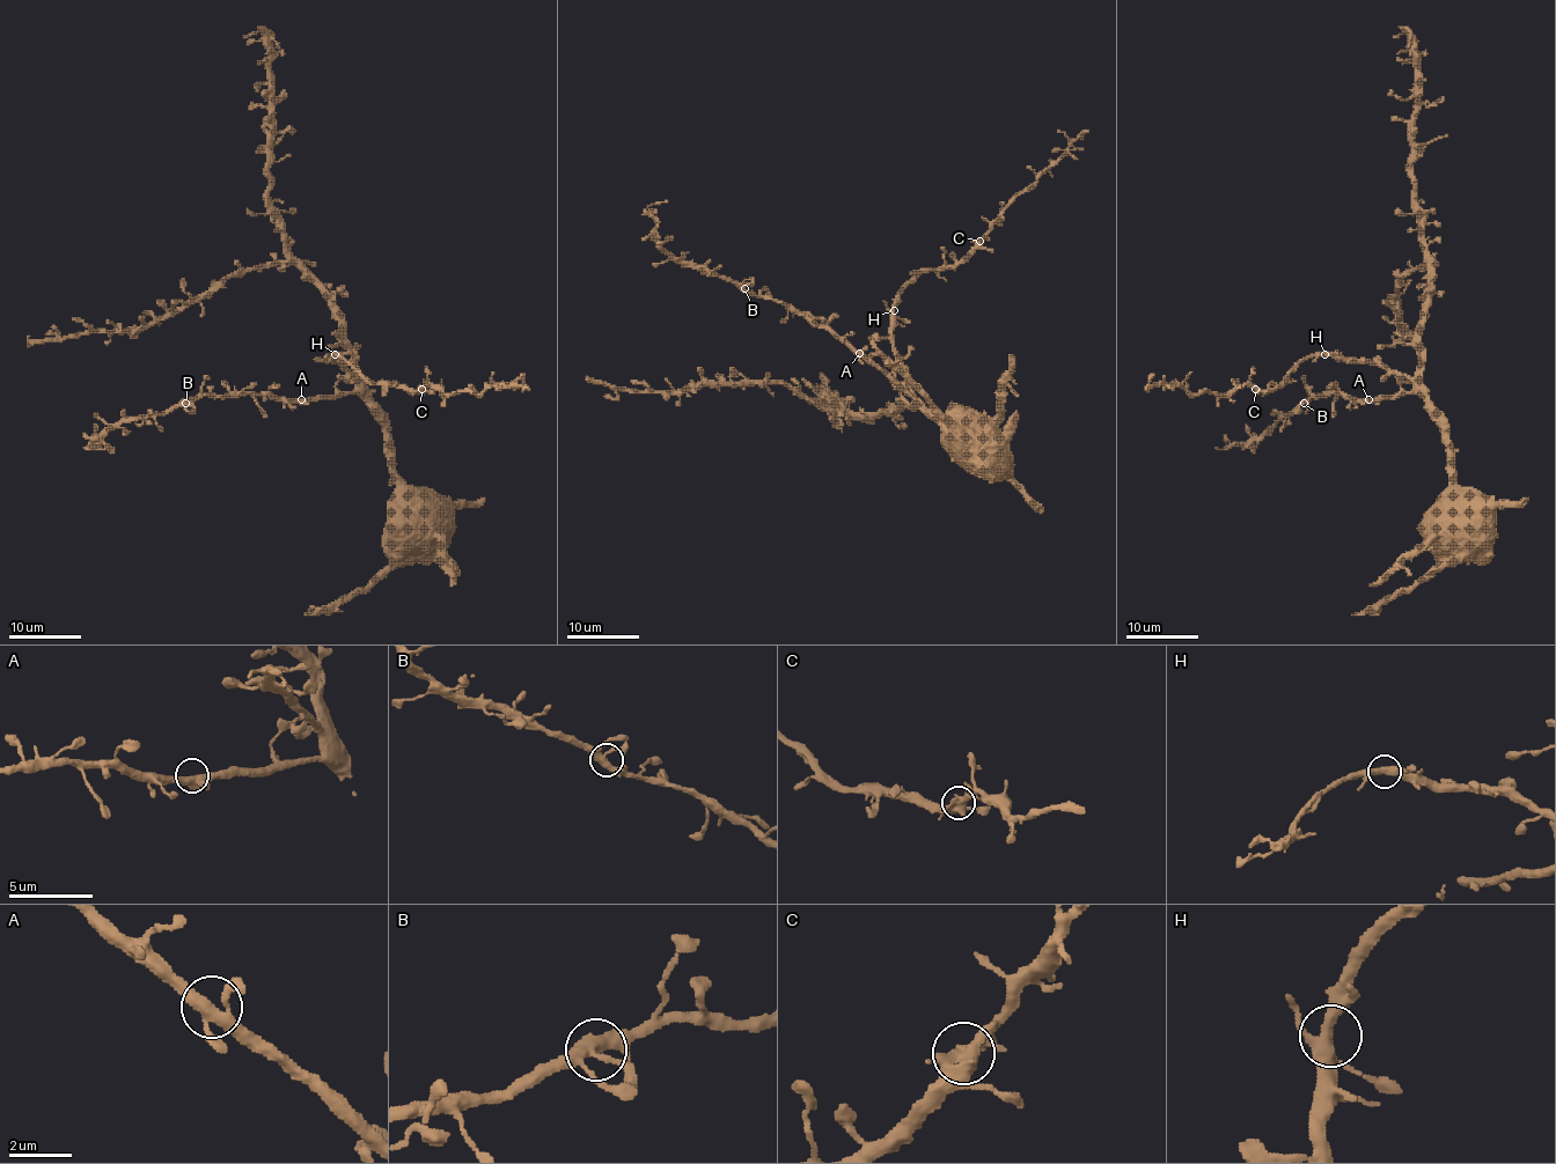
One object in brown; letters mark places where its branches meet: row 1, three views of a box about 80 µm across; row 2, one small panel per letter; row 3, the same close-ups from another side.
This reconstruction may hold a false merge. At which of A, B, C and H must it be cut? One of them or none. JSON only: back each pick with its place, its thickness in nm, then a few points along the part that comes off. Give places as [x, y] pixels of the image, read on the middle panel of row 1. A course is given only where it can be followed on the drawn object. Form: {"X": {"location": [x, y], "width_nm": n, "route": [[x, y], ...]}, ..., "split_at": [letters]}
{"split_at": []}

